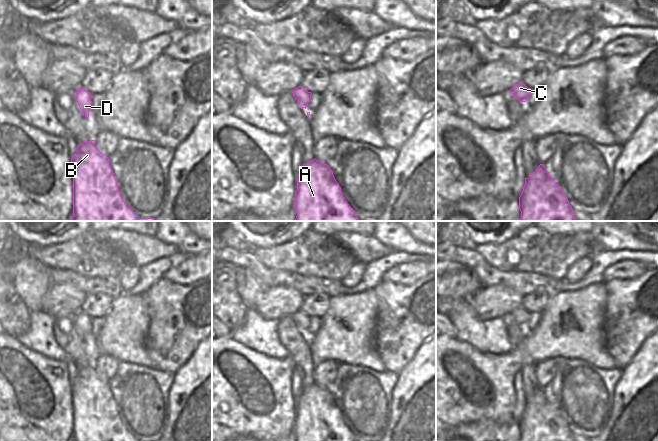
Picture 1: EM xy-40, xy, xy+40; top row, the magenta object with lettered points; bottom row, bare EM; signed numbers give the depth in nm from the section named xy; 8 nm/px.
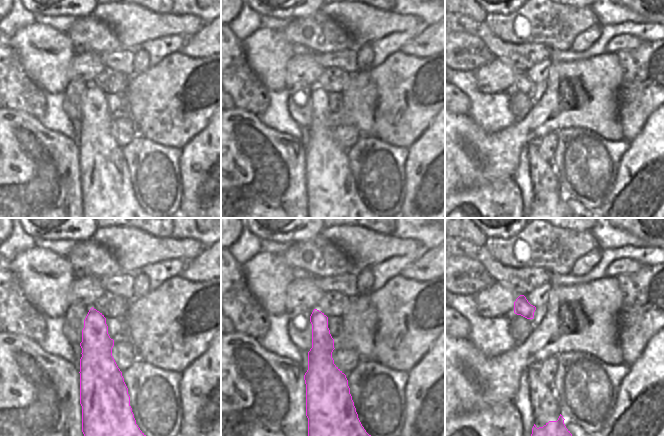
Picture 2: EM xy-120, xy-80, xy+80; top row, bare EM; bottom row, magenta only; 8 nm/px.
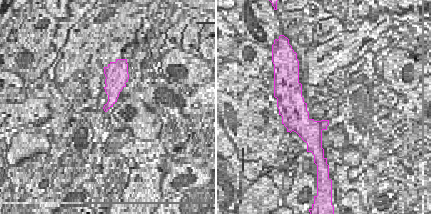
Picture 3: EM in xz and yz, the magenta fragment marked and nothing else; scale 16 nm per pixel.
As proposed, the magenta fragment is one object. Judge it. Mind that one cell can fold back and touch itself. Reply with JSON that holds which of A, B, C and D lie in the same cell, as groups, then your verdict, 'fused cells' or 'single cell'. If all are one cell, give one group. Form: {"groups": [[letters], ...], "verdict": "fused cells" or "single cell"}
{"groups": [["A", "B", "C", "D"]], "verdict": "single cell"}

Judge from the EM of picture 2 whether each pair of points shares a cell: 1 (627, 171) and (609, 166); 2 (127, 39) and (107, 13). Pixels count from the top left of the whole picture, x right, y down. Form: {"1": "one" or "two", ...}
{"1": "two", "2": "one"}

